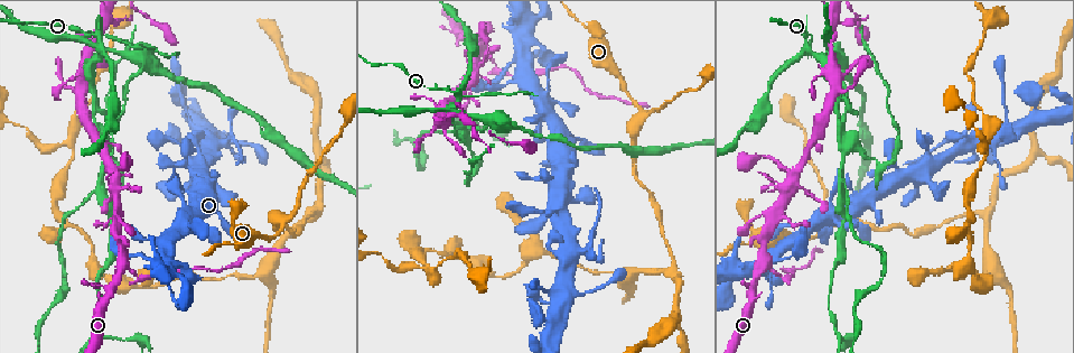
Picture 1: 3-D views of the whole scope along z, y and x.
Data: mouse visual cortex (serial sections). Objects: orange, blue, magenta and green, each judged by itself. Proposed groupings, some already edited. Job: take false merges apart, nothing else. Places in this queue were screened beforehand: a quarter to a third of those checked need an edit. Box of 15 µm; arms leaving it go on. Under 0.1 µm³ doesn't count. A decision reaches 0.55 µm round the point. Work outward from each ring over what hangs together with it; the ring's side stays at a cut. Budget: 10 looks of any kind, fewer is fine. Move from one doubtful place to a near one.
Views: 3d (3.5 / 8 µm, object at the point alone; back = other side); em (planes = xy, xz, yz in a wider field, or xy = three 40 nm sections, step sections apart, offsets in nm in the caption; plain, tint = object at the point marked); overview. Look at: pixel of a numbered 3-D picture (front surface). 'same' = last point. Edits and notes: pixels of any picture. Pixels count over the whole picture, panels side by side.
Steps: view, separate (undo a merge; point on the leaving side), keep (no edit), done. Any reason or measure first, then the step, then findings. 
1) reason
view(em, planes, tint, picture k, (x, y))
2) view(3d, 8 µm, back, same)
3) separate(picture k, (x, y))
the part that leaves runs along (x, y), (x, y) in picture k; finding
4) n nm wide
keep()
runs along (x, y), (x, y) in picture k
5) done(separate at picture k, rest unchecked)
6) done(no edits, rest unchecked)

three-way junction
view(3d, 8 µm, picture 1, (639, 115))

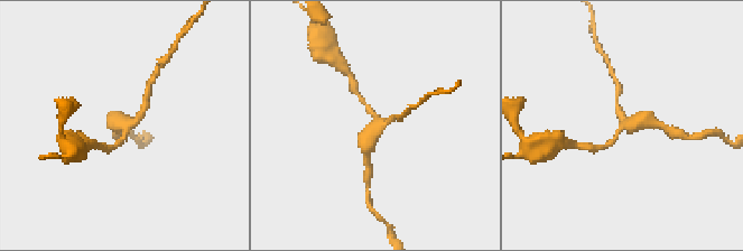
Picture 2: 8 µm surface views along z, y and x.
view(3d, 3.5 µm, picture 2, (624, 127))

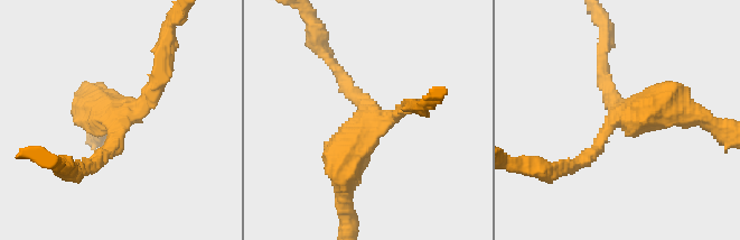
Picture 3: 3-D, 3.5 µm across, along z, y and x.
keep()
runs along (571, 166), (617, 118), (677, 114) in picture 3; all the same cell

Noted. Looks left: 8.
sharp bend
view(3d, 3.5 µm, picture 1, (673, 269))

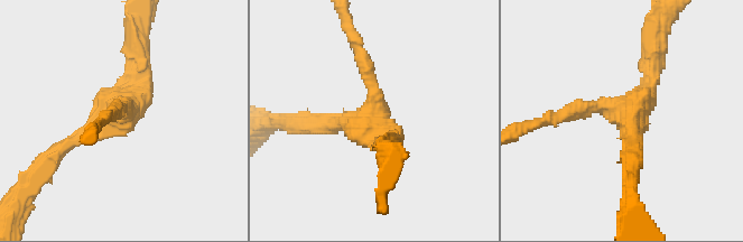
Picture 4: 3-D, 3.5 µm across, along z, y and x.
3 arms; arms of 200, 200, 250 nm; need the tissue
view(em, xy, step 3, tint, picture 4, (628, 111))

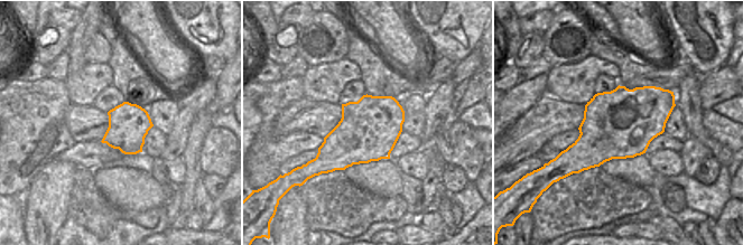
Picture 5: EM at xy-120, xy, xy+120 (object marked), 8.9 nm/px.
keep()
runs along (359, 52), (372, 118), (310, 127) in picture 4; all the same cell

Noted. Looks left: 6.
thick turns thin
view(3d, 3.5 µm, picture 1, (991, 271))

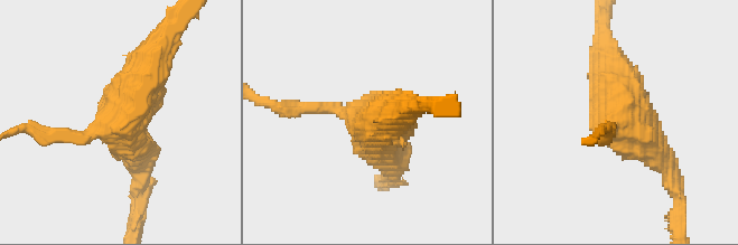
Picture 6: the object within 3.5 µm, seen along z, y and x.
view(em, xy, step 3, tint, picture 6, (105, 130))

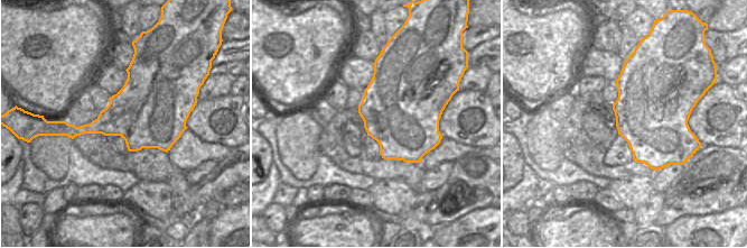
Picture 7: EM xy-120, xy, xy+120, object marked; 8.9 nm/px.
another direction
view(em, xy, step 2, tint, same)

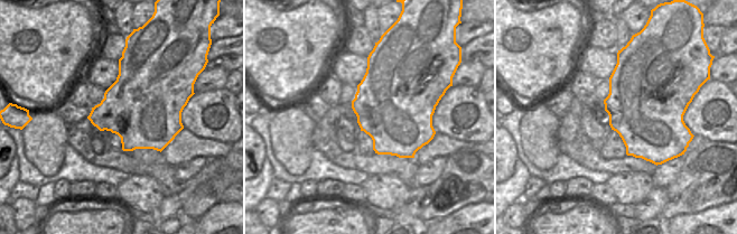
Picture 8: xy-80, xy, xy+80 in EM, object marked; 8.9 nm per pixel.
keep()
runs along (156, 53), (114, 125), (55, 135) in picture 6; all the same cell

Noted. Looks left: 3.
a fork
view(em, xy, step 5, tint, picture 1, (101, 46))

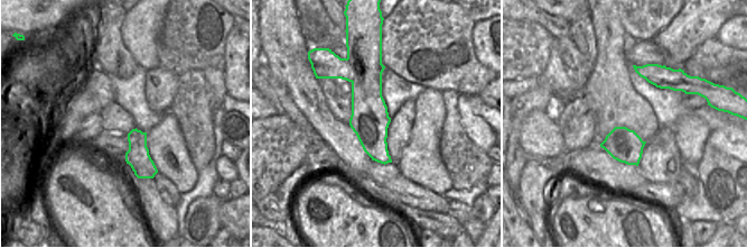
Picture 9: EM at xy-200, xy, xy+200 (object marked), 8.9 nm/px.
wider look
view(3d, 3.5 µm, same)

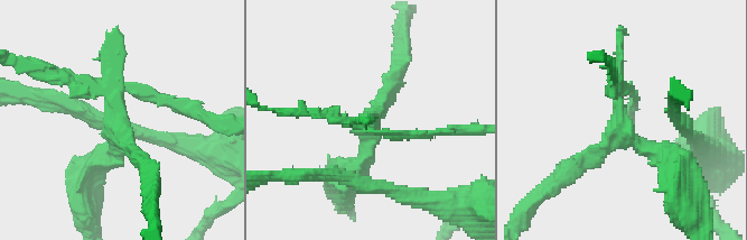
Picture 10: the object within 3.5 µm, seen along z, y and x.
arms of 150, 200, 200 nm
separate(picture 10, (106, 134))
border along (348, 61), (355, 70), (352, 82) in picture 9; two cells meet here

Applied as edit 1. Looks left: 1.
done(separate at picture 10, rest unchecked)

